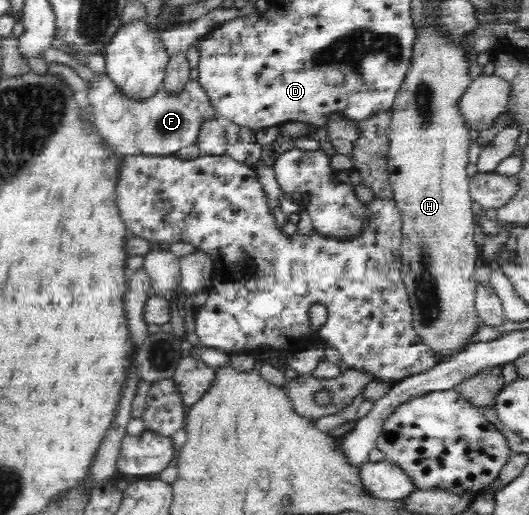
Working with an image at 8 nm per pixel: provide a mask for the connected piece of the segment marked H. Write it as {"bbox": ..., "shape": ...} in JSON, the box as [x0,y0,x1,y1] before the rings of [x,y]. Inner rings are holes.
{"bbox":[387,26,479,362],"shape":[[[436,26],[436,30],[420,30],[418,32],[418,38],[414,42],[414,52],[411,58],[412,64],[408,68],[408,74],[406,80],[404,80],[400,91],[396,95],[395,101],[390,108],[391,111],[391,124],[389,128],[389,154],[387,160],[387,169],[389,172],[389,181],[393,190],[393,200],[396,203],[396,207],[400,209],[400,216],[402,219],[402,234],[403,240],[401,241],[401,263],[402,272],[404,277],[404,285],[406,291],[408,291],[409,303],[412,305],[413,310],[413,330],[416,331],[417,336],[421,339],[421,342],[427,344],[431,348],[432,355],[435,356],[436,362],[438,362],[438,356],[440,354],[452,354],[458,355],[458,348],[465,346],[470,342],[470,338],[474,336],[476,332],[476,326],[478,326],[479,316],[474,304],[474,296],[476,293],[477,278],[474,272],[474,266],[476,266],[476,245],[472,239],[474,234],[474,220],[472,219],[472,210],[470,209],[471,194],[469,193],[469,180],[466,168],[468,168],[468,154],[469,147],[473,141],[473,135],[468,130],[467,124],[464,123],[464,117],[460,115],[460,109],[458,108],[460,96],[464,94],[464,90],[471,84],[471,80],[468,76],[468,60],[466,60],[466,54],[452,42],[444,40],[444,36],[440,36],[440,30]]]}

